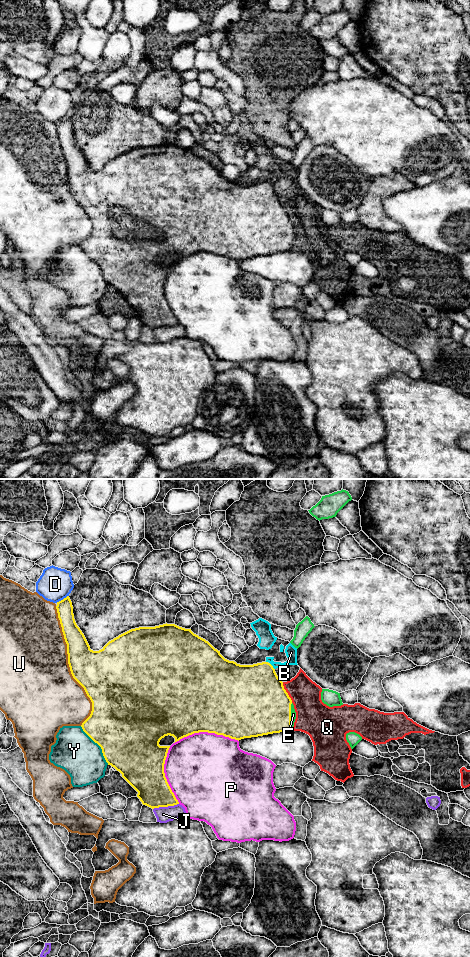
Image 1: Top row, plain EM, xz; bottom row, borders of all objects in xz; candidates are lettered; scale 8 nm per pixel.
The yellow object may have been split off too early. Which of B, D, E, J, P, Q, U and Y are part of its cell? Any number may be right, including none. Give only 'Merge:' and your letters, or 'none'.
Merge: E

